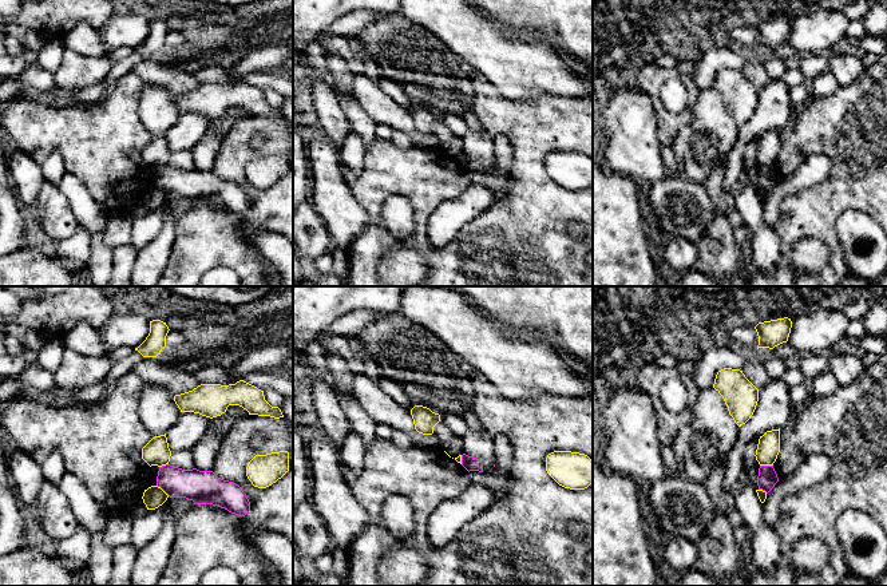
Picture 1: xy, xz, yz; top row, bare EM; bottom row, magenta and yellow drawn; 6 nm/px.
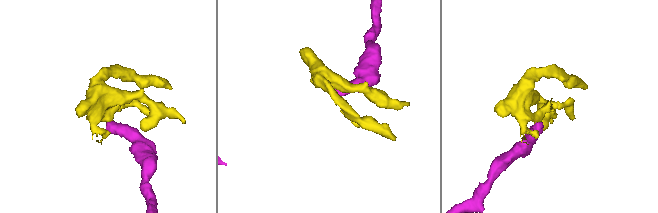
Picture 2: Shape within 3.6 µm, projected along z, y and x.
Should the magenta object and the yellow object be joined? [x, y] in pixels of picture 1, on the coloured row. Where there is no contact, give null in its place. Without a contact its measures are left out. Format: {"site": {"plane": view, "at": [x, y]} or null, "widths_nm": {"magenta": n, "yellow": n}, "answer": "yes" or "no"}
{"site": {"plane": "yz", "at": [767, 466]}, "widths_nm": {"magenta": 120, "yellow": 140}, "answer": "no"}

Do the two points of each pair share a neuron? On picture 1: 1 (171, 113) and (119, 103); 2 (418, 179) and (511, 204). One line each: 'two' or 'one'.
1: two
2: one

